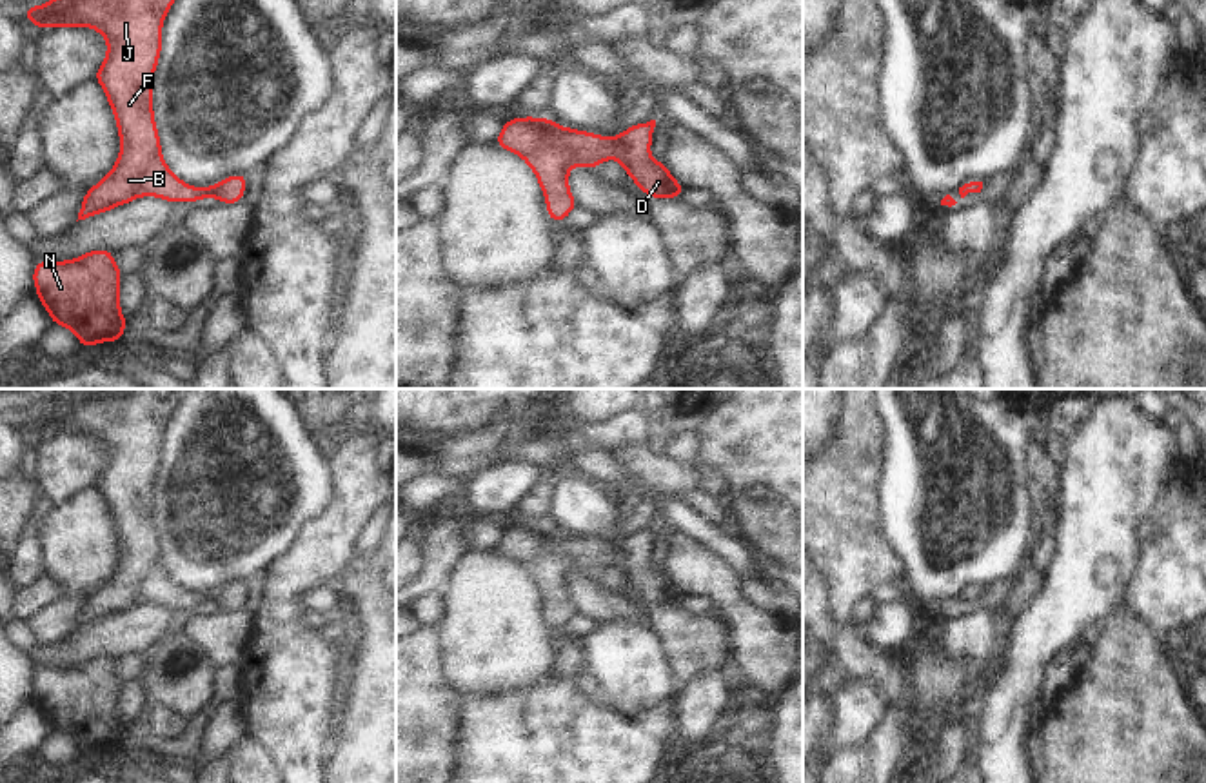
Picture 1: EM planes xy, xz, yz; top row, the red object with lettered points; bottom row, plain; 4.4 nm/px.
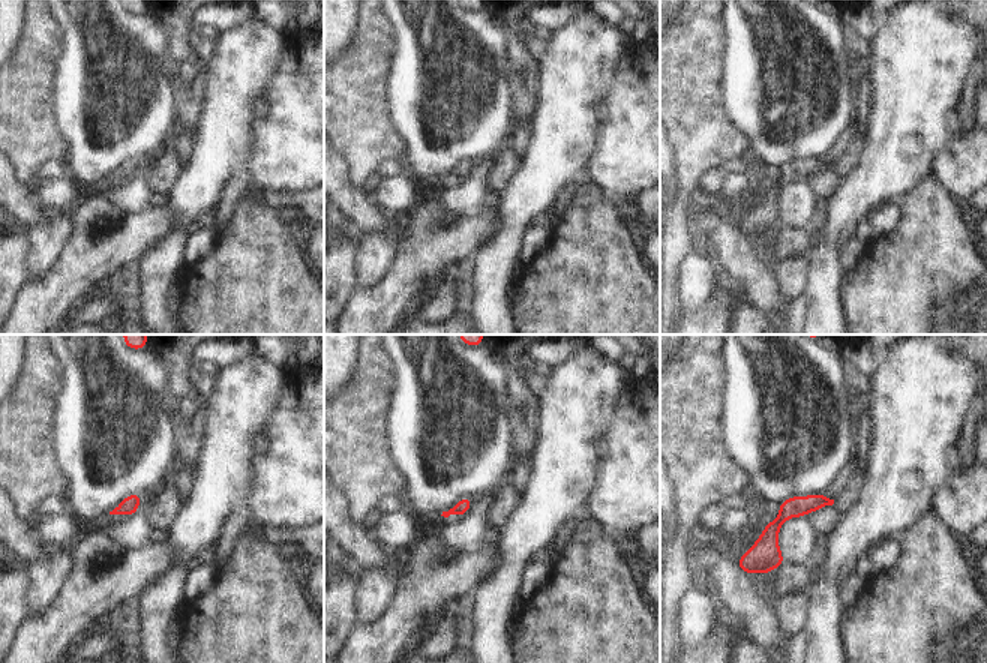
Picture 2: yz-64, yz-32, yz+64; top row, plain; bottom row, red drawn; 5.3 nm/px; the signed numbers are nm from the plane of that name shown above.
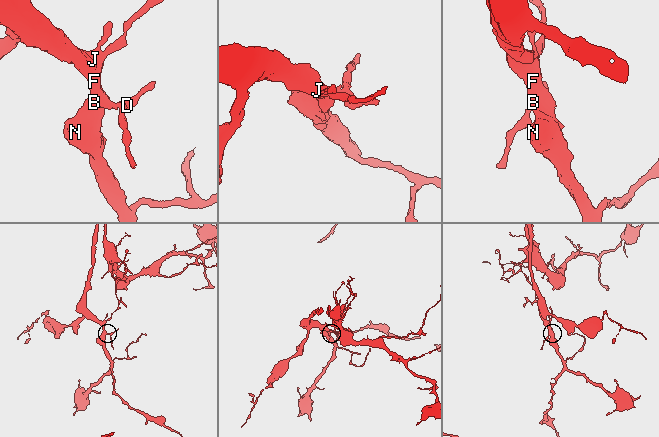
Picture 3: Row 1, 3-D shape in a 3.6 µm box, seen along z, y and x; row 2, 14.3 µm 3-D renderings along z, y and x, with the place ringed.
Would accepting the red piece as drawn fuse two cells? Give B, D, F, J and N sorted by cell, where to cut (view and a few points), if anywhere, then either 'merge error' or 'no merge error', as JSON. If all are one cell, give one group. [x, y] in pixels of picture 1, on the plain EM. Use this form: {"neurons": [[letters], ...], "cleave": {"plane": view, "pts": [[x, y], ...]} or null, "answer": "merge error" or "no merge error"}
{"neurons": [["B", "D", "F", "J", "N"]], "cleave": null, "answer": "no merge error"}

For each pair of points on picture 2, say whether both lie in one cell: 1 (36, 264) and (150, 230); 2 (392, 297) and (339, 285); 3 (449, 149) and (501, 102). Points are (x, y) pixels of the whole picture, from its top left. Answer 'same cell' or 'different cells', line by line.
1: different cells
2: different cells
3: same cell

